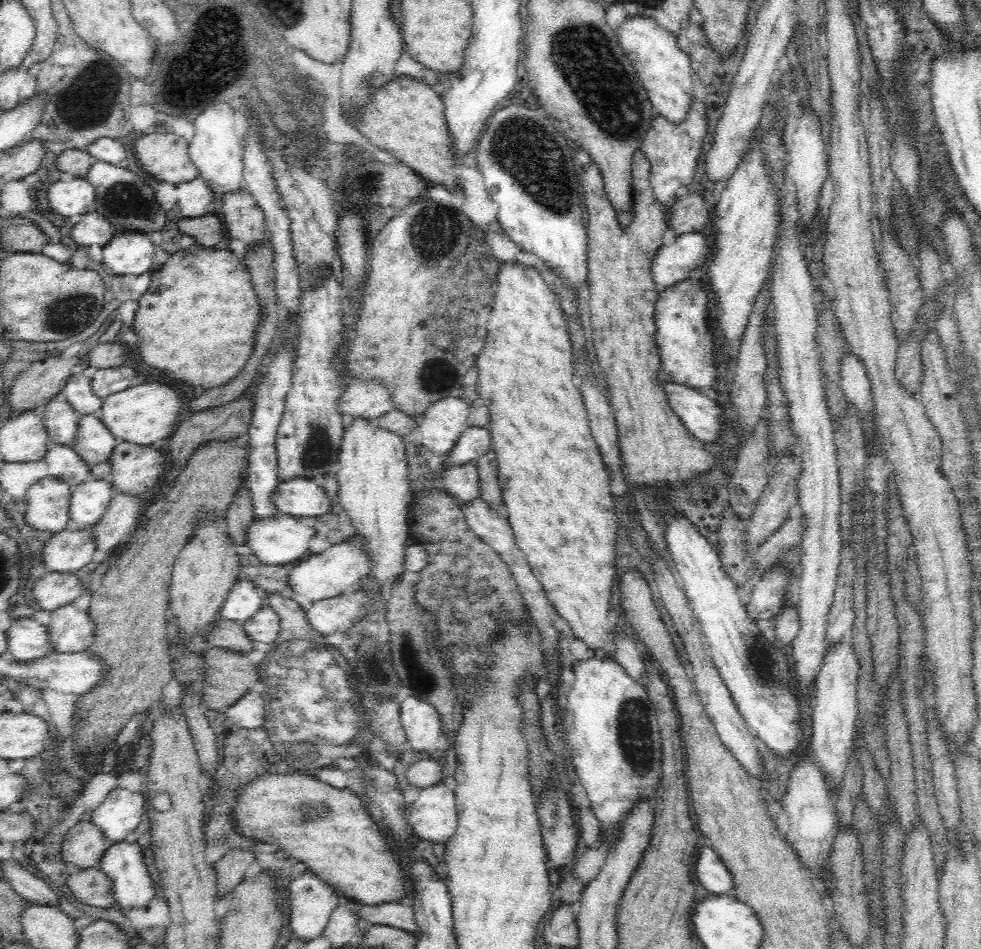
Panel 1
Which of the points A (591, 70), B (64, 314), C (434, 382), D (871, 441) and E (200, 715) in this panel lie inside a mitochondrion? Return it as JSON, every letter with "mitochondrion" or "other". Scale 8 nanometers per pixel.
{"A":"mitochondrion","B":"mitochondrion","C":"mitochondrion","D":"other","E":"other"}

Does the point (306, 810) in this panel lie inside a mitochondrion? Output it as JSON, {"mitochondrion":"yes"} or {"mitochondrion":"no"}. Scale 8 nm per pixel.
{"mitochondrion":"yes"}

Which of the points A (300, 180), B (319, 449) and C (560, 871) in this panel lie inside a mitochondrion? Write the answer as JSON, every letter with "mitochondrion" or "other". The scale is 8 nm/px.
{"A":"other","B":"mitochondrion","C":"other"}

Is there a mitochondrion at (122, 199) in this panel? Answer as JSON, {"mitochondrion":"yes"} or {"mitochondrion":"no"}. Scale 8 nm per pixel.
{"mitochondrion":"yes"}

